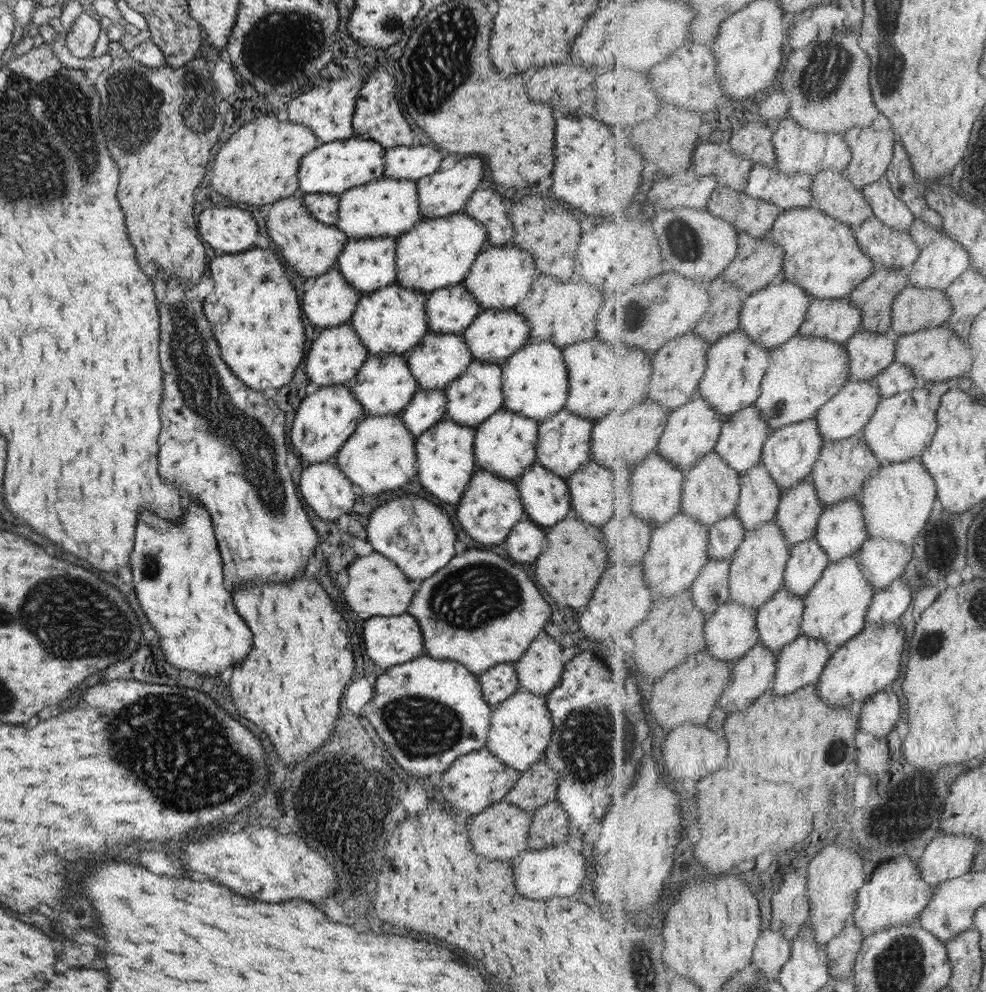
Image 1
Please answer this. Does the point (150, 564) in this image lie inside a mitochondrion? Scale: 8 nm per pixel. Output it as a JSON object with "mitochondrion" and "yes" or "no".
{"mitochondrion":"yes"}

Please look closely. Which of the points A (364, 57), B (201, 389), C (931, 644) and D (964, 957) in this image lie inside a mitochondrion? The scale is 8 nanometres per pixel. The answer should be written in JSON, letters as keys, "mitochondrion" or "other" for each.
{"A":"other","B":"mitochondrion","C":"mitochondrion","D":"other"}

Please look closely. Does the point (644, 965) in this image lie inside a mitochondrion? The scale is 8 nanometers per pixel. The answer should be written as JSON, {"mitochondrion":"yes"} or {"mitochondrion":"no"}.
{"mitochondrion":"yes"}

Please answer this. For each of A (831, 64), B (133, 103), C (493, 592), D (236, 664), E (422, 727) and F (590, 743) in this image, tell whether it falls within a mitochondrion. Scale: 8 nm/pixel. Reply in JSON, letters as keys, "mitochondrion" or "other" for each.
{"A":"mitochondrion","B":"mitochondrion","C":"mitochondrion","D":"other","E":"mitochondrion","F":"mitochondrion"}

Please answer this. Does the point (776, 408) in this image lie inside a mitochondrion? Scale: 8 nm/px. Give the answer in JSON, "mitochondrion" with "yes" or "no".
{"mitochondrion":"yes"}

